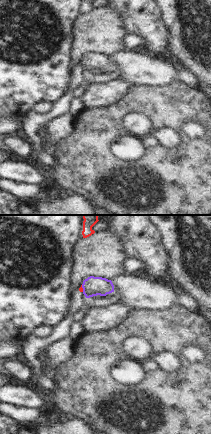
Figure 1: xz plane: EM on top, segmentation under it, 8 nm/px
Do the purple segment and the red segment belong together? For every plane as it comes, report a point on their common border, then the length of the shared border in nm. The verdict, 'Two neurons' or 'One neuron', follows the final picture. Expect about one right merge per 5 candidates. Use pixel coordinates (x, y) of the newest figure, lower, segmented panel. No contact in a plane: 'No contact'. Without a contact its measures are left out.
Touches purple at (82, 287). Shared border 60 nm.

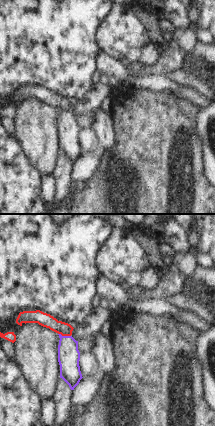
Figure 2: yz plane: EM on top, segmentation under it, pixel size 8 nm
Touches purple at (64, 336). Shared border 110 nm.

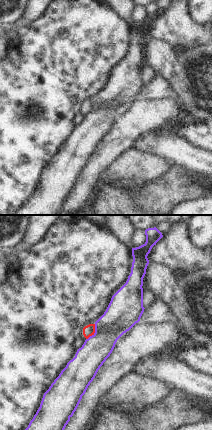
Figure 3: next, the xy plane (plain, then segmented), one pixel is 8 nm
Touches purple at (95, 332). Shared border 150 nm.

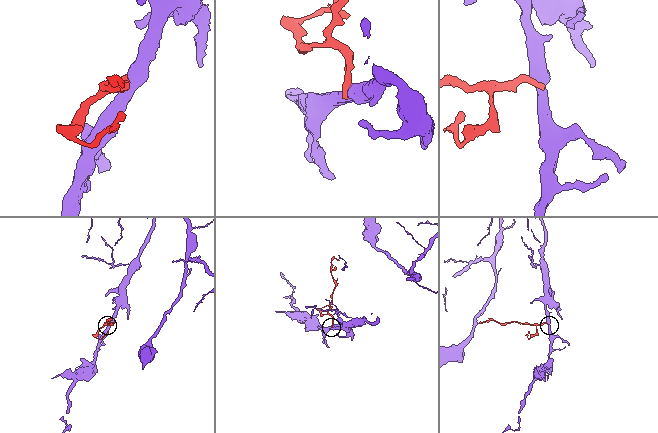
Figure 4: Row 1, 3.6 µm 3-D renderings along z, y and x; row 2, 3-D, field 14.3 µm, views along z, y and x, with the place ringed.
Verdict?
Two neurons.

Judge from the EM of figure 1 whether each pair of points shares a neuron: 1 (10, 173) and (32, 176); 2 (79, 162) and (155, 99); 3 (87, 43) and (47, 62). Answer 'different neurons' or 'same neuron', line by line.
1: same neuron
2: same neuron
3: different neurons

